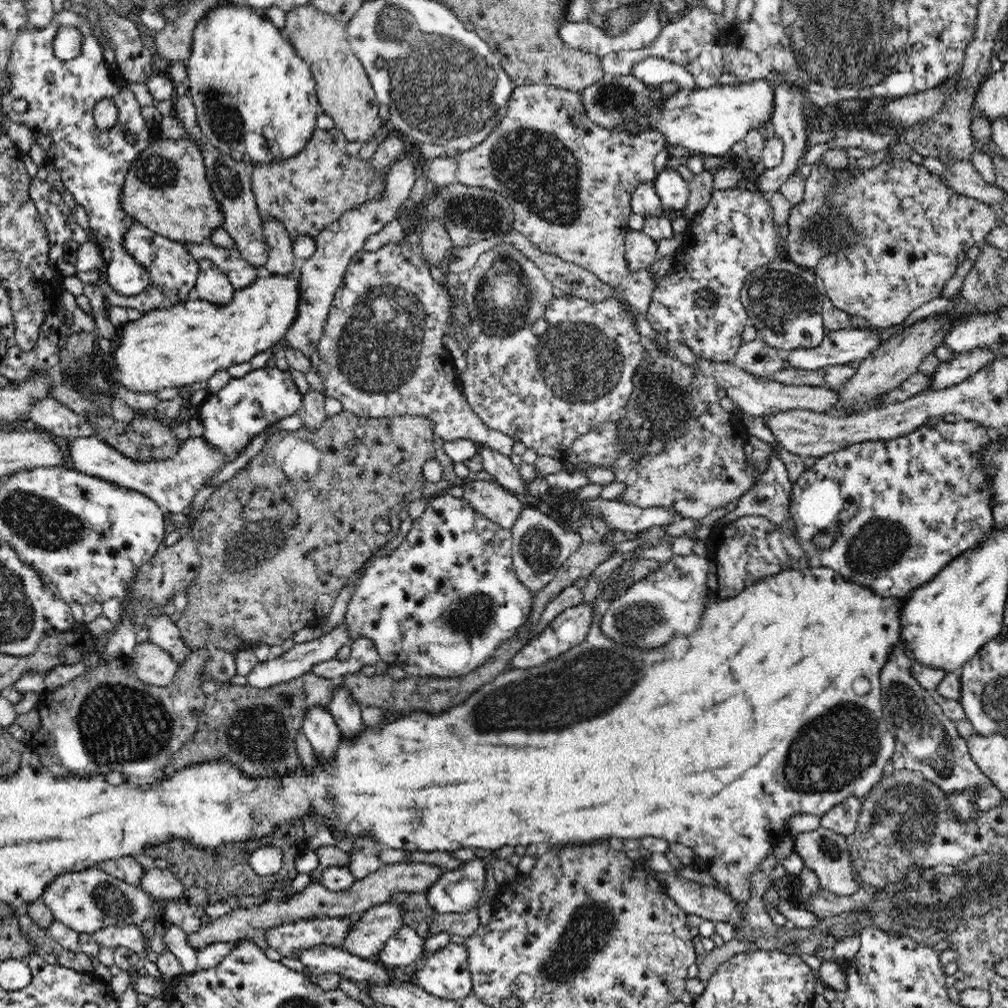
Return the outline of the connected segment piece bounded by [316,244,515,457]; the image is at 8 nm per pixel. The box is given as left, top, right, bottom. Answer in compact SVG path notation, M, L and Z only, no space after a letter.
M386 244L374 252L359 250L348 264L343 282L336 291L318 344L320 364L316 372L324 385L322 394L339 400L344 409L360 417L428 415L434 422L436 435L444 438L449 446L456 442L479 442L510 457L515 441L512 436L486 426L472 410L462 392L453 358L445 348L443 337L452 334L452 294L453 290L445 283L432 278L419 249L410 249L403 244Z

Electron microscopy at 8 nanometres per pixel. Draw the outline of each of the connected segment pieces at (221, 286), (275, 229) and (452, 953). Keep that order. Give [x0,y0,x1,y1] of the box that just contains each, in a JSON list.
[[194,259,235,303],[262,219,300,274],[414,943,473,1001]]

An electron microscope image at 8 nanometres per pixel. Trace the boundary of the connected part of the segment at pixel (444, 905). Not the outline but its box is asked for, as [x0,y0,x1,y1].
[426,858,486,914]

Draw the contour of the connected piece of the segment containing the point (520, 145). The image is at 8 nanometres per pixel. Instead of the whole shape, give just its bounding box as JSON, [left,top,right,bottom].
[454,84,667,311]

